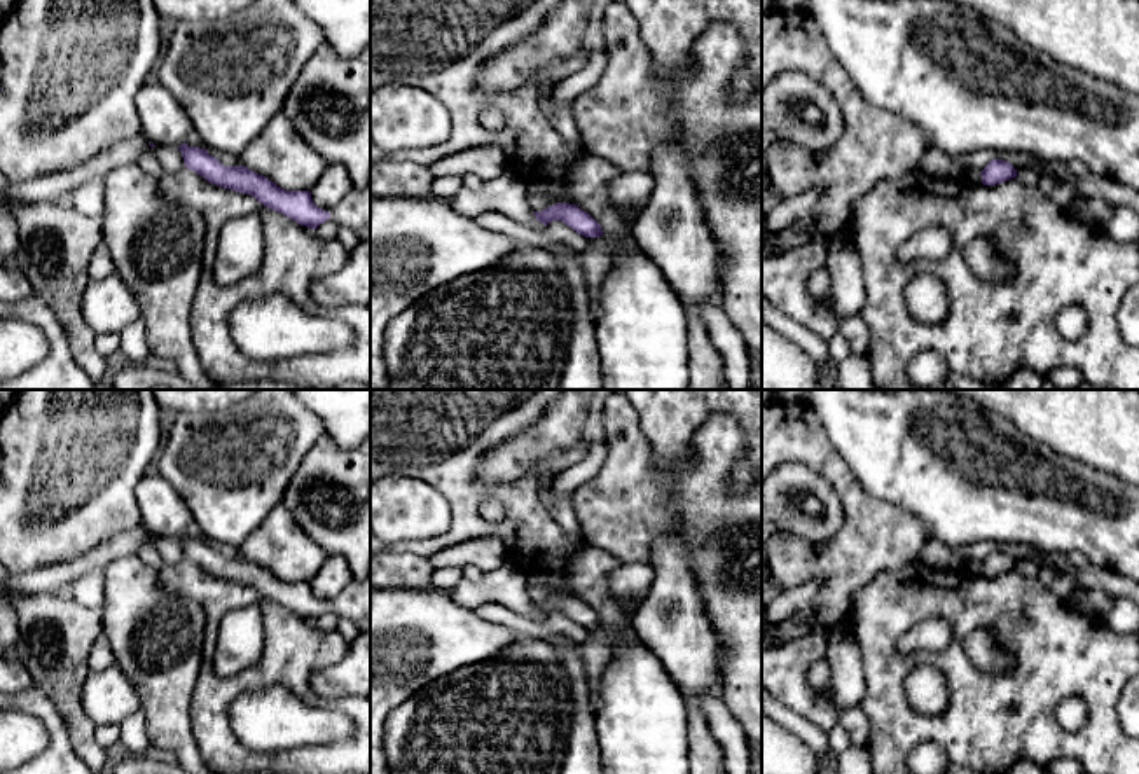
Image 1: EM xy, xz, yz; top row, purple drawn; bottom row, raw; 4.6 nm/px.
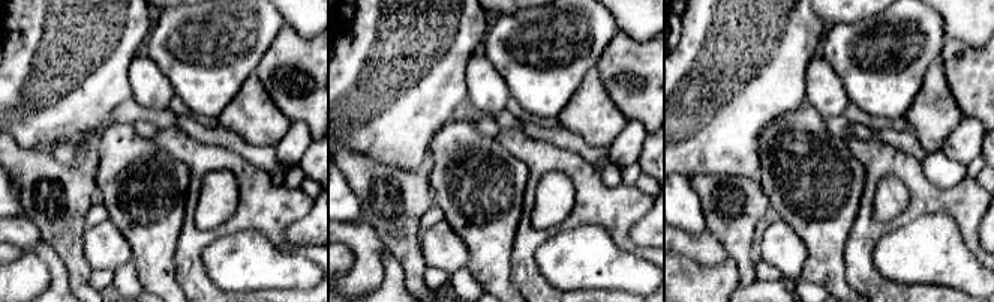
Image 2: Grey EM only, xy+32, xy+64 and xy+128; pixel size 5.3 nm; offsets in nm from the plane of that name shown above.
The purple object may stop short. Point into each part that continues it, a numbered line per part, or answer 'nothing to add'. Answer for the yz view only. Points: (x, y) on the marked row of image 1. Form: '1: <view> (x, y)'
nothing to add

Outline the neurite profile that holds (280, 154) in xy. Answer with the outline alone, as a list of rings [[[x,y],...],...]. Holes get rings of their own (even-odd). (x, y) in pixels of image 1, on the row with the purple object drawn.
[[[283,112],[269,121],[239,161],[285,190],[311,190],[328,164]]]

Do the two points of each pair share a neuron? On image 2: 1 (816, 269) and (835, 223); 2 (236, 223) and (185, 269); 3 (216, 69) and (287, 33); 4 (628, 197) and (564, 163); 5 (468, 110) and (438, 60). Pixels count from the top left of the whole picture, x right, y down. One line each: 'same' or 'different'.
1: same
2: same
3: different
4: same
5: different

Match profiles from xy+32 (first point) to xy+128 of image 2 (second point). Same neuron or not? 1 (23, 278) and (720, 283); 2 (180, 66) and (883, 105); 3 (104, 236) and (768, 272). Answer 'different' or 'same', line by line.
1: different
2: same
3: different

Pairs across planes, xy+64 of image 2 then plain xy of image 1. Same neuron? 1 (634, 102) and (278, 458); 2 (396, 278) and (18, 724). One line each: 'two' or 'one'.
1: two
2: two

